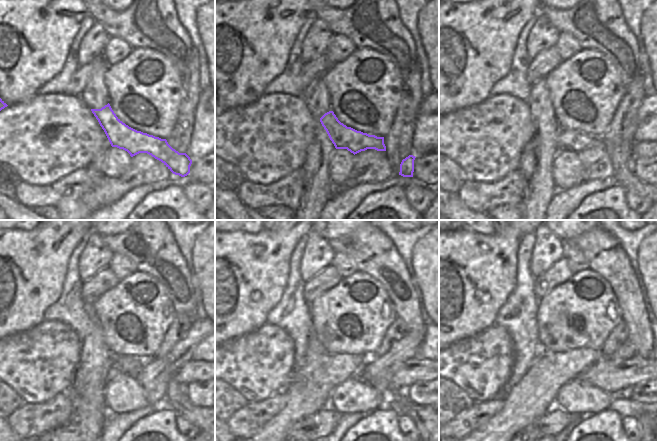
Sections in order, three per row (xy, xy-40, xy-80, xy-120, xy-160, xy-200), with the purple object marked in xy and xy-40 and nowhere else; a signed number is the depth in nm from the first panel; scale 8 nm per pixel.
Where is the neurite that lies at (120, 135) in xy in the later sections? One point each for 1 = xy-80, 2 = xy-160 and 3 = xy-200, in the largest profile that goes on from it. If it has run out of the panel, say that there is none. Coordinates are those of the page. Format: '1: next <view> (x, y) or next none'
1: next xy-80 (577, 141)
2: next xy-160 (402, 391)
3: next xy-200 (626, 393)

